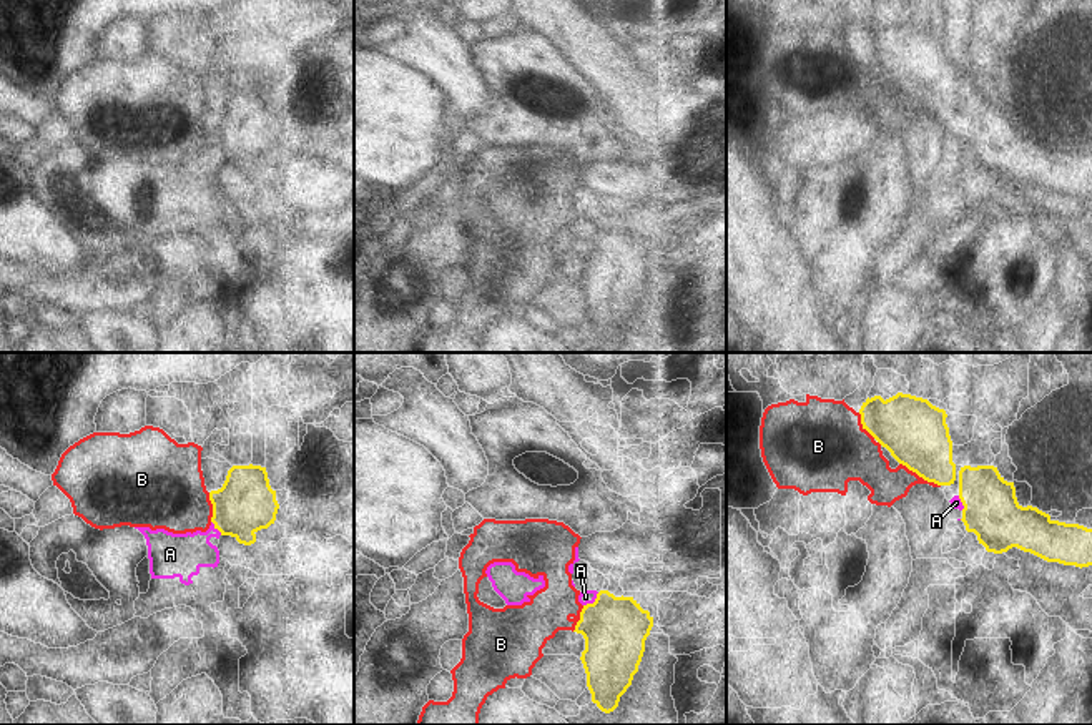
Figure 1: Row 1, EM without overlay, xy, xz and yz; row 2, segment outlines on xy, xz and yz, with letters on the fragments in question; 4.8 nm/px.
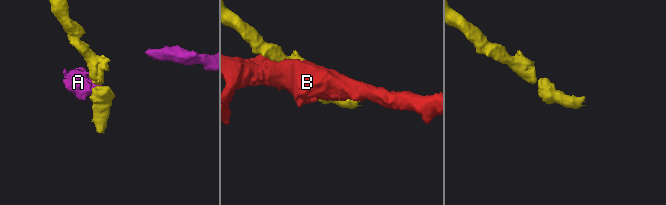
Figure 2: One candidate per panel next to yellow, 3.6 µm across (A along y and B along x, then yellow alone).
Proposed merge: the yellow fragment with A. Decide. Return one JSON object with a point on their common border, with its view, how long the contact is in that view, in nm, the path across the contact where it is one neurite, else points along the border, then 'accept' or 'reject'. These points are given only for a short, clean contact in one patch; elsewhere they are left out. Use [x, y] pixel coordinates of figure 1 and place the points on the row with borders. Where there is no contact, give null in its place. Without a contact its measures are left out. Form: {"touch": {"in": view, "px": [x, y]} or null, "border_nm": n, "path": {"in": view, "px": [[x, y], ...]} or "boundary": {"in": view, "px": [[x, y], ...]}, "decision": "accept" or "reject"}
{"touch": {"in": "xz", "px": [594, 602]}, "border_nm": 100, "boundary": {"in": "xz", "px": [[599, 592], [592, 602], [584, 606]]}, "decision": "reject"}

